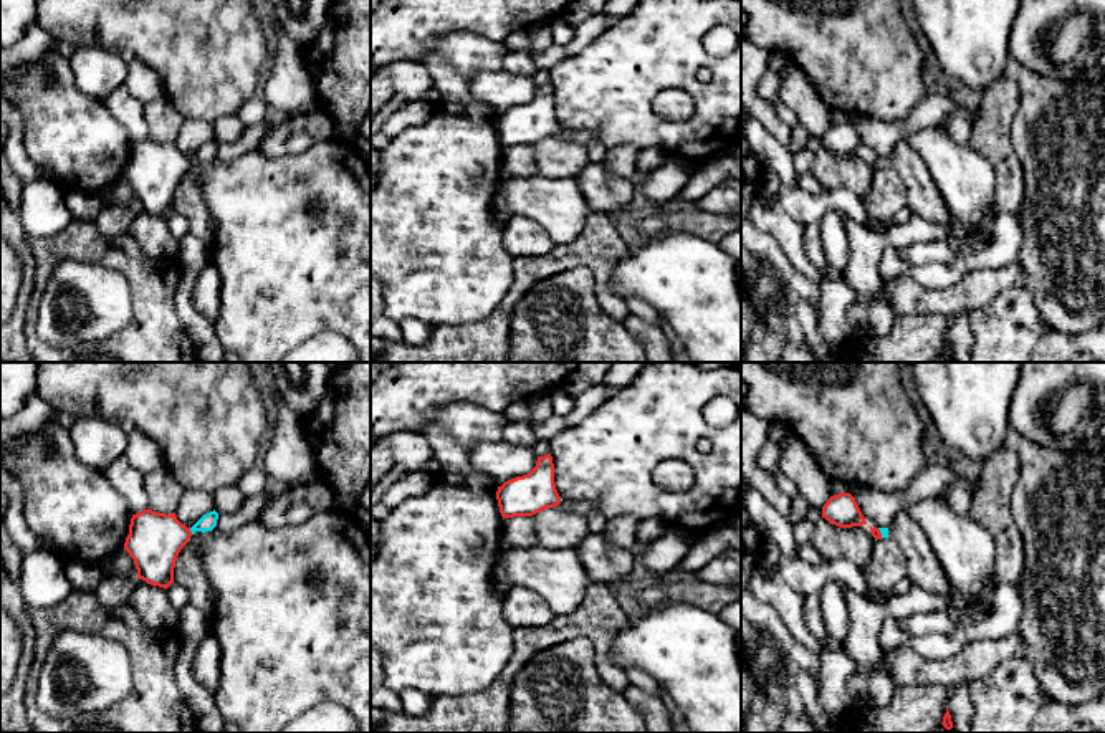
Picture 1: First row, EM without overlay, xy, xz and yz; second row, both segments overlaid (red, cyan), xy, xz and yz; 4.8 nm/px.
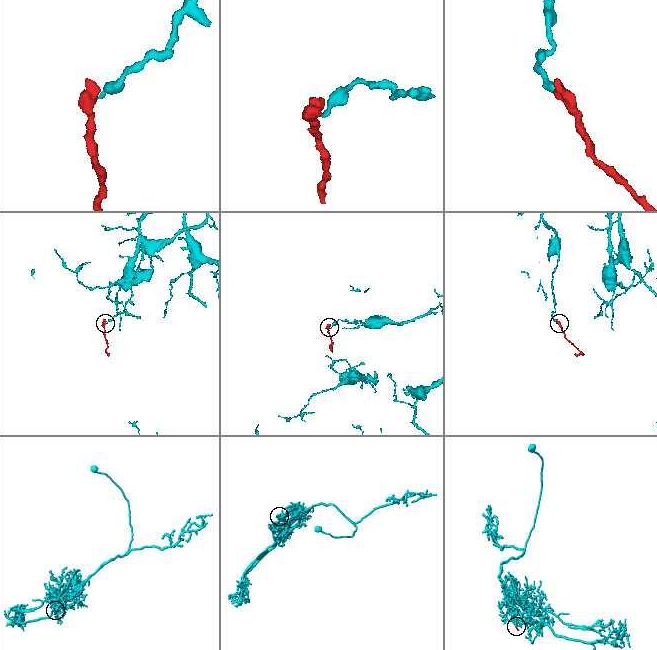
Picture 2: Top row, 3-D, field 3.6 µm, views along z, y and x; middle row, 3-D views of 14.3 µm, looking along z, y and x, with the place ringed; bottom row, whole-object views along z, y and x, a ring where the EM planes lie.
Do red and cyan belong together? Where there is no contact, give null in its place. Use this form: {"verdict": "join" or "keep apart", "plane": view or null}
{"verdict": "join", "plane": "xy"}

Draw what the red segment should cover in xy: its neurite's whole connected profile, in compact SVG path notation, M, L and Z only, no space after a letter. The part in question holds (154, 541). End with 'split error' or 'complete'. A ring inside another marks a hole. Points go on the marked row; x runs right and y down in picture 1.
M144 510L132 515L124 549L134 559L137 577L167 589L174 582L174 568L180 549L195 531L212 531L218 513L203 515L192 528L182 525L175 513Z; split error

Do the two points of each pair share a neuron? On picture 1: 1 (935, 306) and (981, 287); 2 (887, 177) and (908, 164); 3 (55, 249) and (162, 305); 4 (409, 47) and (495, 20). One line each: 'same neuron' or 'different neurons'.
1: same neuron
2: different neurons
3: same neuron
4: same neuron

